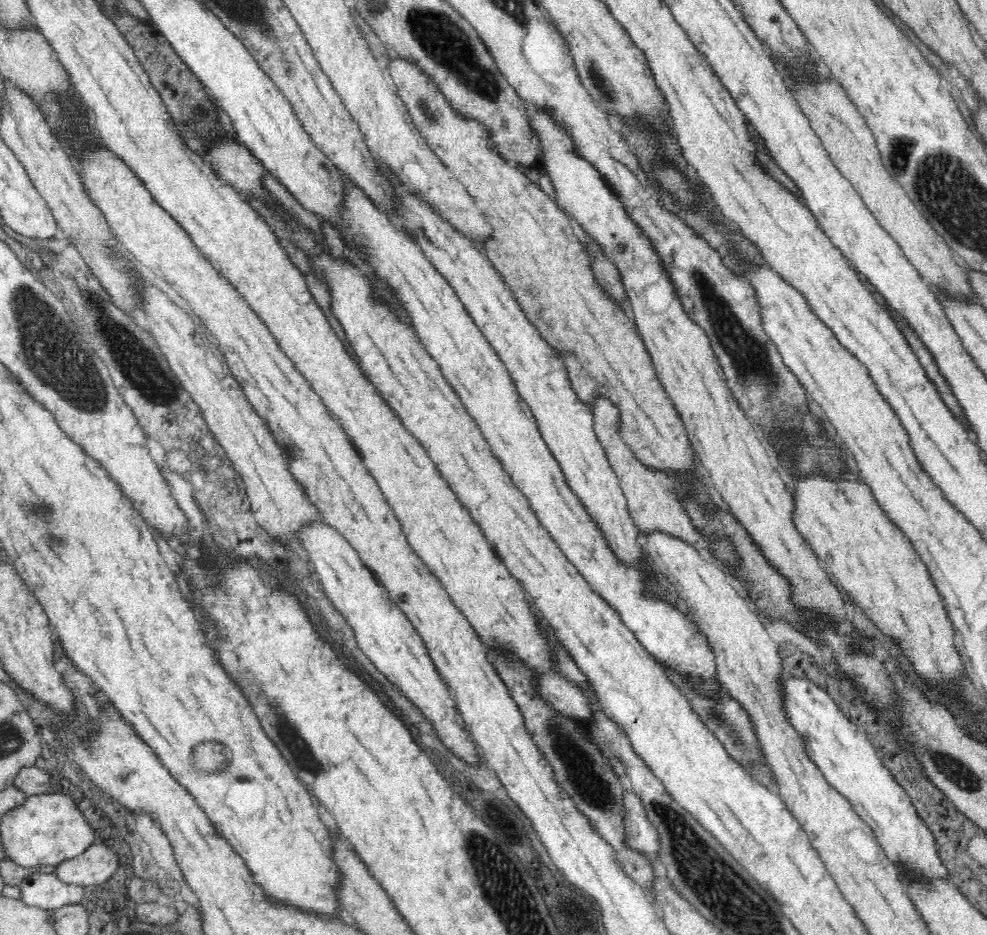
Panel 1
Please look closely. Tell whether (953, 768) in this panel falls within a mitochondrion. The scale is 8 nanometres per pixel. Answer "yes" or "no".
yes

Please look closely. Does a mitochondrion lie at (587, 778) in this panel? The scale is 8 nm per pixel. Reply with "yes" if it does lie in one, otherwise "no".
yes

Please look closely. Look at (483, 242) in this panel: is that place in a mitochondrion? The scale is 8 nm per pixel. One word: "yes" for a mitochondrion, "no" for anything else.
no

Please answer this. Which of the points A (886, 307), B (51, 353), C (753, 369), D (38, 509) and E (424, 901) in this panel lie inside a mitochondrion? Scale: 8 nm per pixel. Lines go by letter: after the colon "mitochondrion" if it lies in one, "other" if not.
A: other
B: mitochondrion
C: mitochondrion
D: mitochondrion
E: other

